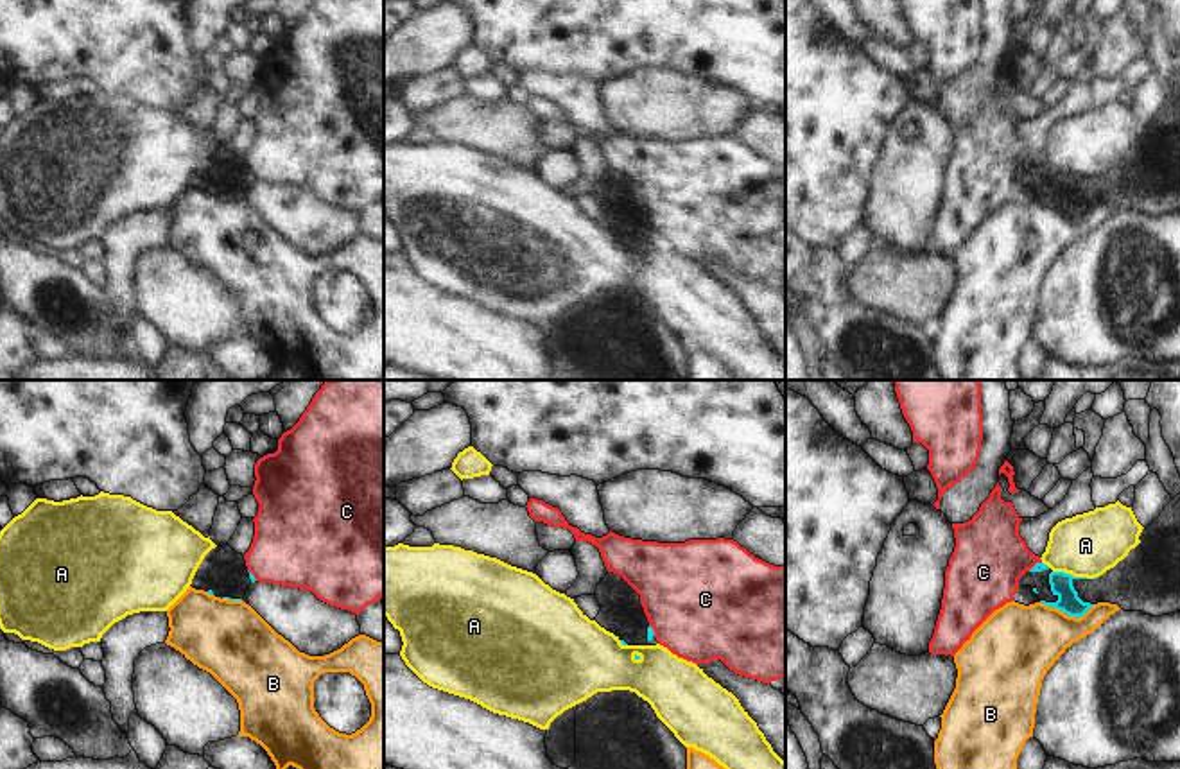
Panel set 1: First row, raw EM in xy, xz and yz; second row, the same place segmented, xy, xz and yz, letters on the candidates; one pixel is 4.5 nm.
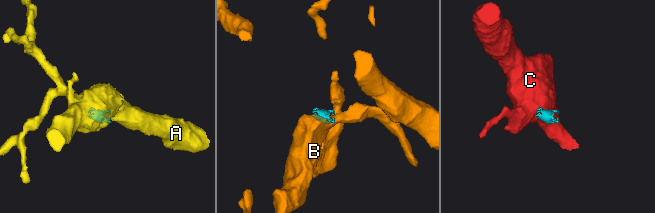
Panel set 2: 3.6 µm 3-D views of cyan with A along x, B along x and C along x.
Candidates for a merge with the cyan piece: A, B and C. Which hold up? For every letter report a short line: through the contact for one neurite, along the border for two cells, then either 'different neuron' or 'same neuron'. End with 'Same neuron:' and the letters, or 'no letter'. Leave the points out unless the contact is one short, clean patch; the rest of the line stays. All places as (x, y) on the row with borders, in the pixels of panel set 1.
A: line yz (1053, 570), (1087, 578); different neuron
B: line yz (1069, 603), (1067, 613), (1055, 626), (1021, 644); same neuron
C: line yz (1041, 561), (1028, 570); different neuron
Same neuron: B

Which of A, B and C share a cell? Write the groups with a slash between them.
A / B / C

